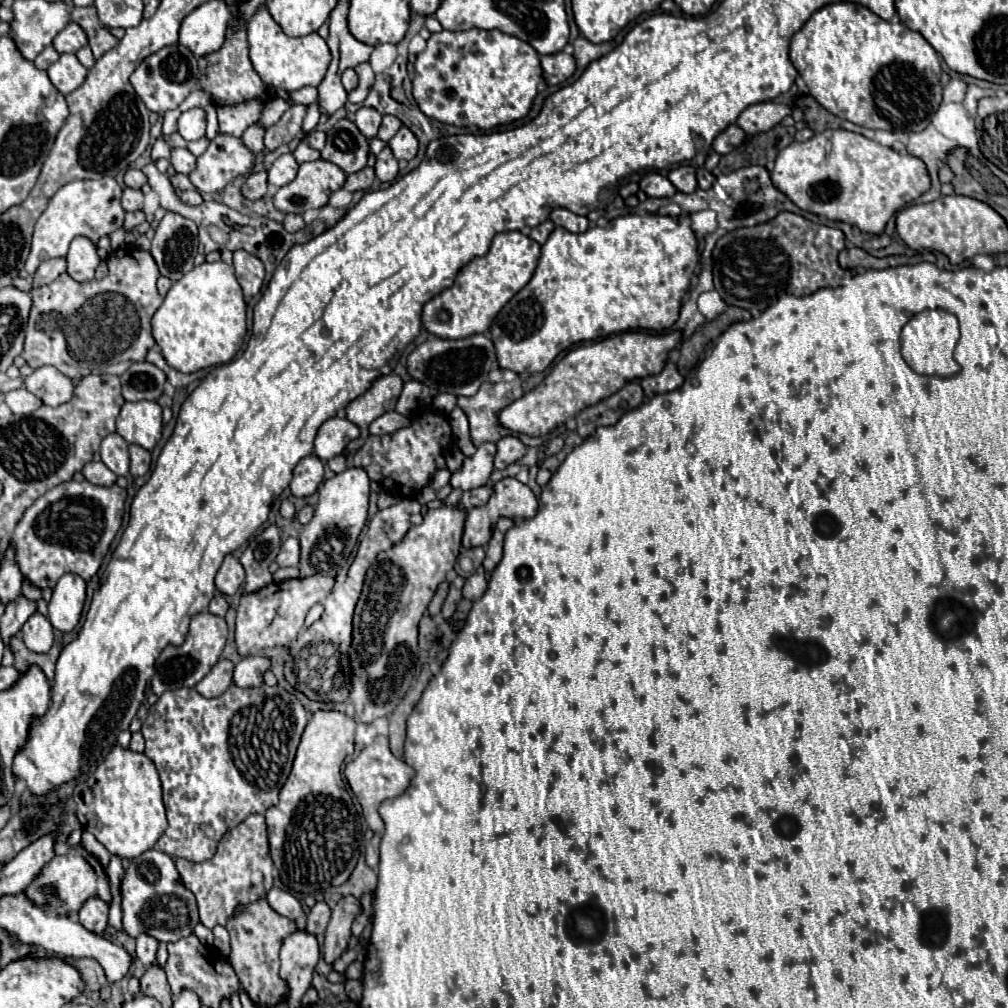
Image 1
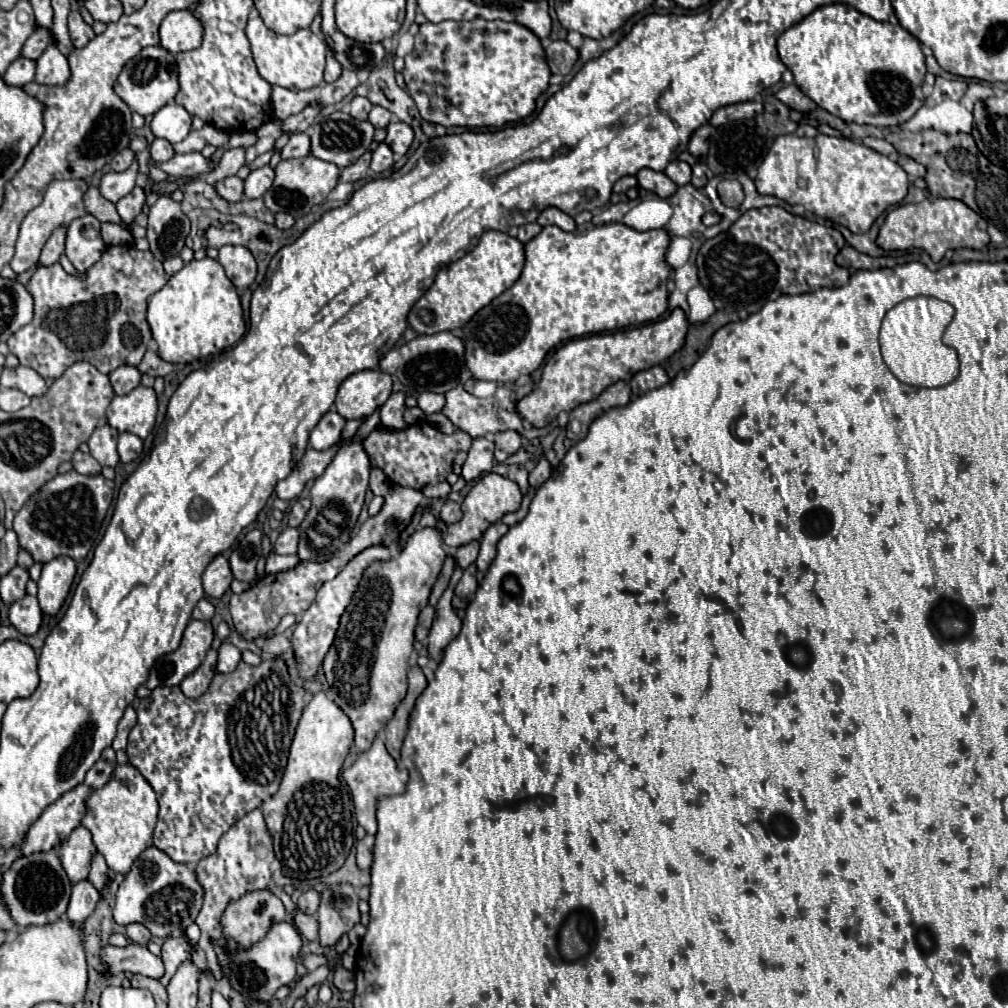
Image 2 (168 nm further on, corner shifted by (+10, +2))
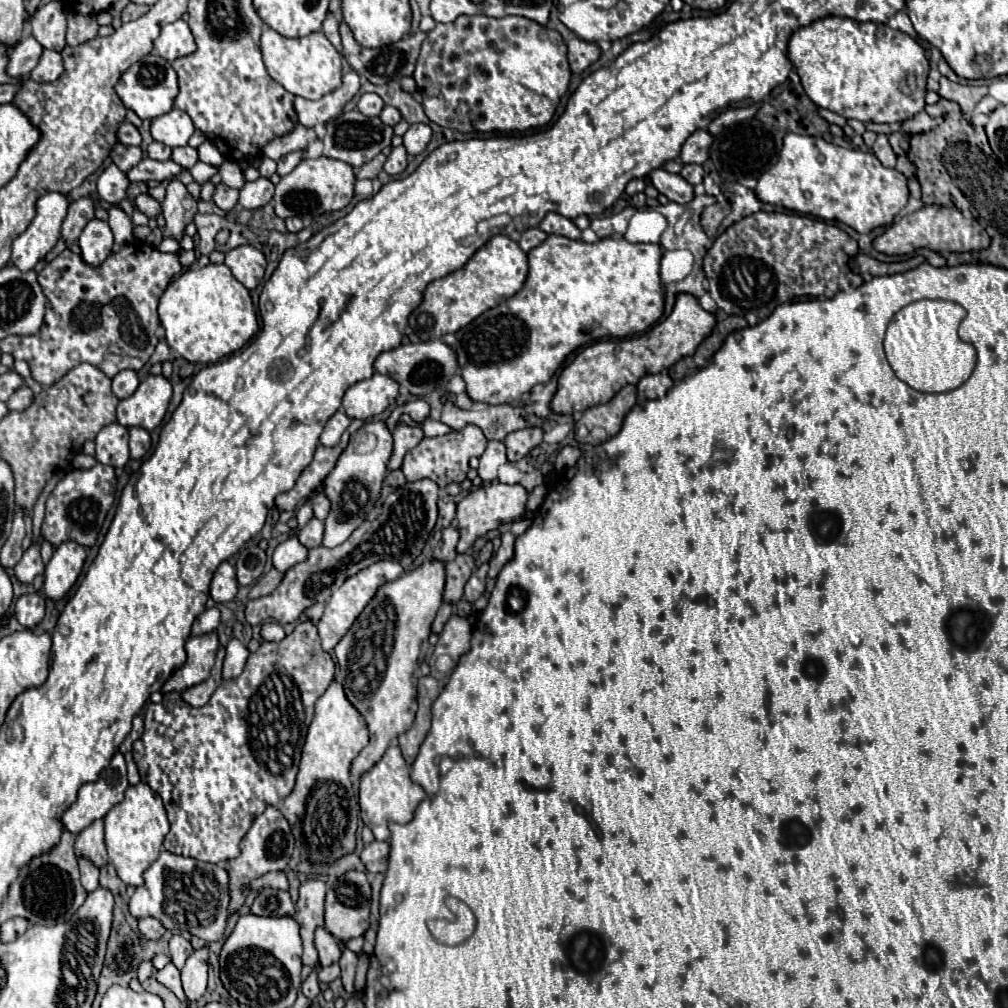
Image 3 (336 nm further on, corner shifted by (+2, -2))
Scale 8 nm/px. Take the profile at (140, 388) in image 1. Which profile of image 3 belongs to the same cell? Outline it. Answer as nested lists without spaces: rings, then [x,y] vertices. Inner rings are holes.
[[[121,370],[117,376],[113,376],[113,394],[119,400],[129,398],[137,390],[137,384],[139,384],[137,372],[133,372],[133,370]]]

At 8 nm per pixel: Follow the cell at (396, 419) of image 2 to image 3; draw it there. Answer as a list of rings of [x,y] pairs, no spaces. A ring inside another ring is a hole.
[[[399,424],[393,428],[393,438],[395,438],[395,448],[393,448],[393,456],[389,460],[389,470],[401,468],[405,454],[423,440],[423,430]]]

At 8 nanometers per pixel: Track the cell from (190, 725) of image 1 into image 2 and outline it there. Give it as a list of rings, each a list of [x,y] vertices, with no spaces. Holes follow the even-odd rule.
[[[263,660],[259,666],[249,666],[245,662],[241,662],[235,672],[231,674],[215,674],[213,678],[213,684],[209,686],[209,690],[199,696],[199,698],[187,698],[179,686],[161,686],[161,688],[155,688],[151,692],[149,698],[143,698],[139,702],[139,708],[137,708],[137,724],[133,726],[133,730],[129,732],[129,744],[127,744],[127,756],[129,756],[129,762],[143,774],[143,778],[153,786],[155,794],[157,794],[157,800],[159,800],[159,822],[157,822],[157,828],[153,832],[153,844],[163,850],[171,860],[175,862],[183,862],[183,864],[197,864],[201,858],[207,858],[211,856],[215,850],[217,850],[217,842],[219,838],[239,820],[243,818],[245,814],[249,814],[251,810],[259,808],[263,800],[271,798],[277,788],[279,788],[279,782],[281,782],[281,776],[283,776],[283,770],[285,770],[285,764],[287,764],[287,754],[289,754],[289,746],[291,746],[291,740],[293,740],[293,734],[295,734],[295,728],[297,728],[297,722],[301,718],[301,712],[303,712],[303,704],[305,704],[305,692],[303,688],[297,688],[291,684],[289,680],[289,674],[287,674],[287,668],[283,664],[283,660]]]

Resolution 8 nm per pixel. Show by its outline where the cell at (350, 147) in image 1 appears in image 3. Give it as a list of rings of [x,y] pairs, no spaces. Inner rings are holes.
[[[359,110],[343,112],[335,120],[327,122],[327,134],[323,138],[325,156],[327,158],[335,158],[335,160],[343,160],[343,162],[351,164],[353,168],[359,168],[361,164],[373,160],[373,156],[377,156],[379,152],[389,148],[391,146],[391,138],[393,138],[393,128],[383,124],[381,118],[365,116]]]

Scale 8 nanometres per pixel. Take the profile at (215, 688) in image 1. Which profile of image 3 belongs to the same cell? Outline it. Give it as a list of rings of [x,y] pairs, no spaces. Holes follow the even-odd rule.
[[[221,648],[219,654],[217,654],[217,662],[215,662],[215,666],[213,666],[213,670],[211,670],[211,676],[209,676],[205,682],[187,688],[187,690],[181,694],[183,700],[185,700],[189,706],[199,708],[199,706],[205,706],[205,704],[209,702],[211,694],[213,694],[215,688],[221,684],[221,664],[223,664],[223,648]]]

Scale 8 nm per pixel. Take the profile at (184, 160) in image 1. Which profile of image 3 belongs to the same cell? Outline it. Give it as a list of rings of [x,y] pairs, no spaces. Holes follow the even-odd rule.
[[[151,142],[147,148],[147,156],[153,160],[169,160],[171,158],[171,148],[161,144],[161,142]]]

